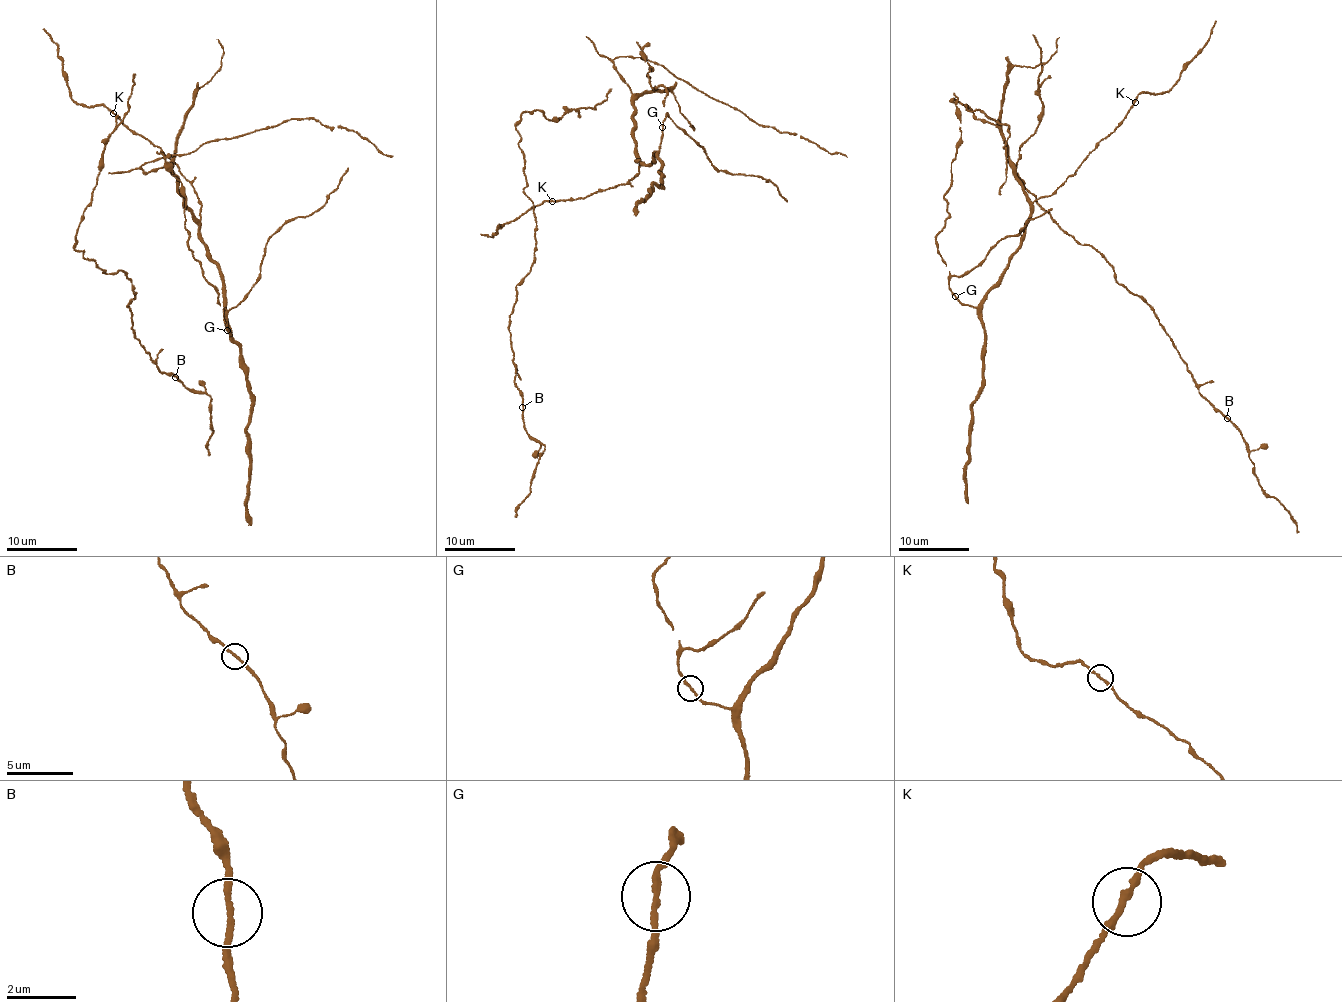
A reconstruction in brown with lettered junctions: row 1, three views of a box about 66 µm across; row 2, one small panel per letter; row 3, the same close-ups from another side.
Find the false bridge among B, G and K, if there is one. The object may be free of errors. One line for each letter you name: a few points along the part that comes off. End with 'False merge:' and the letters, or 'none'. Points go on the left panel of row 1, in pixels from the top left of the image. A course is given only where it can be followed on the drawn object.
False merge: none

